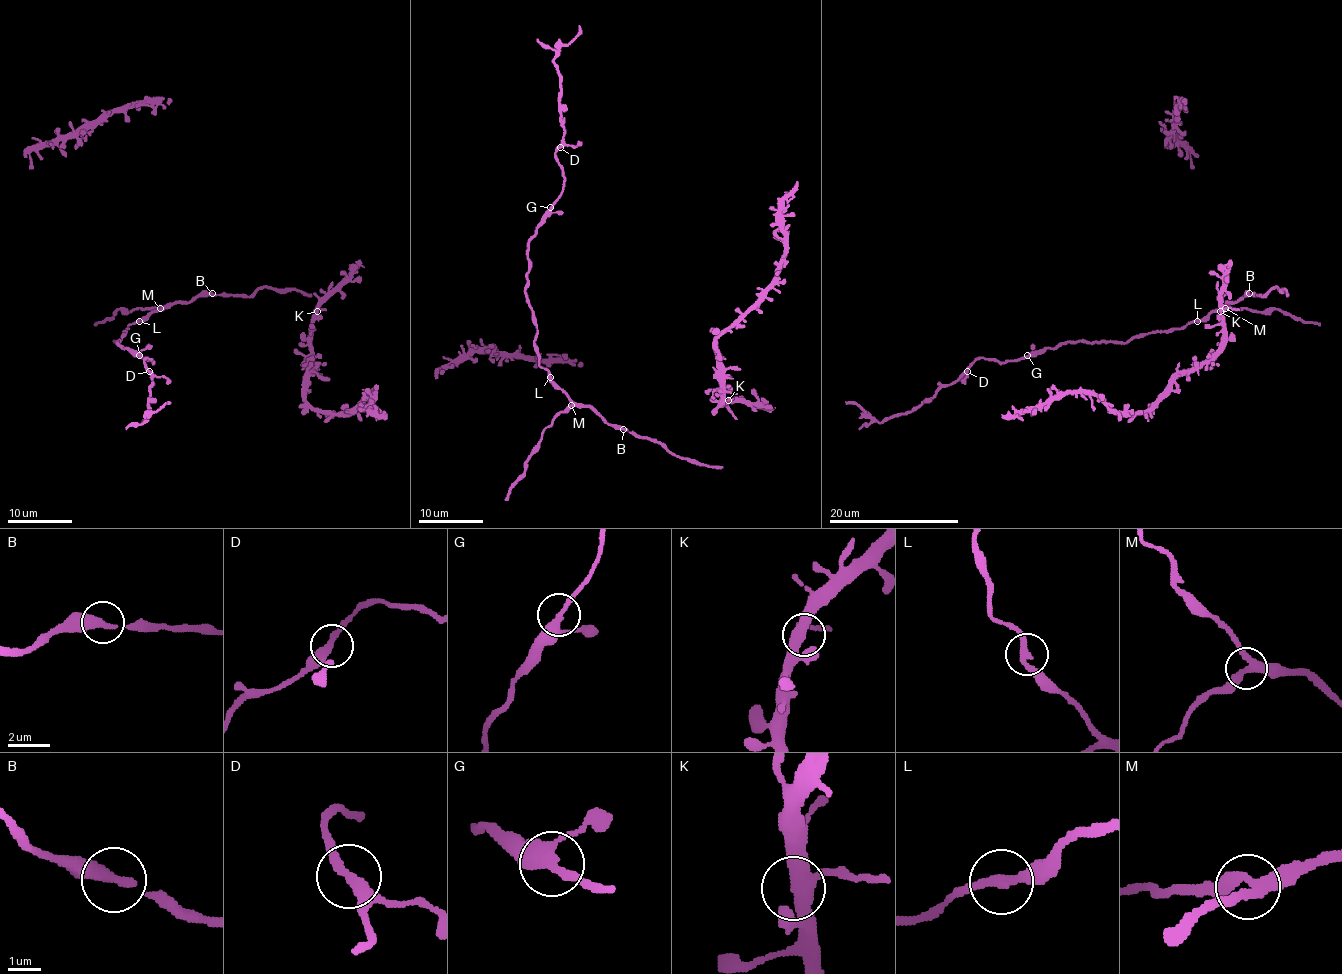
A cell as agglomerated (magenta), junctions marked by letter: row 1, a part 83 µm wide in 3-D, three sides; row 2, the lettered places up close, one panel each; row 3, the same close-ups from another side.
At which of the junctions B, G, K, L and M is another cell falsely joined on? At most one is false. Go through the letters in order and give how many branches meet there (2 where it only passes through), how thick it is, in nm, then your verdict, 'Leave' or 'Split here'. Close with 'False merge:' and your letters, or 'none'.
B: Branches: 2. Thickness 320 nm. Leave
G: Branches: 3. Thickness 280 nm. Leave
K: Branches: 3. Thickness 420 nm. Leave
L: Branches: 2. Thickness 280 nm. Leave
M: Branches: 3. Thickness 360 nm. Leave
False merge: none

